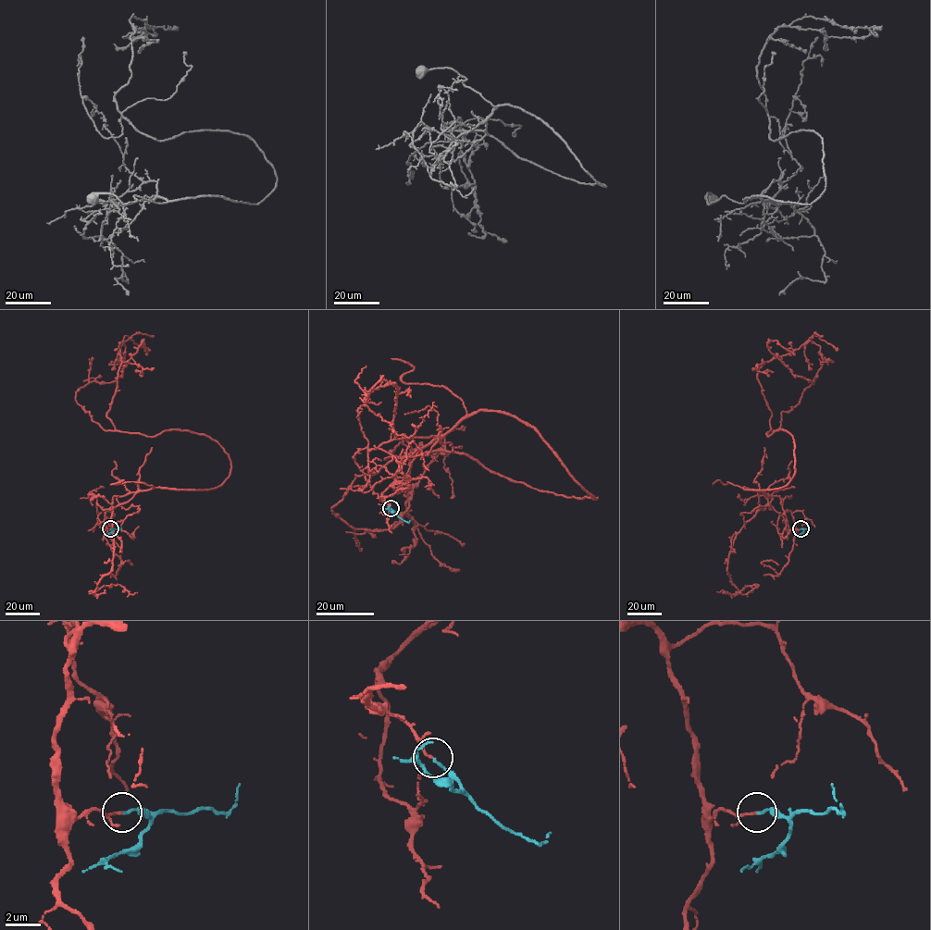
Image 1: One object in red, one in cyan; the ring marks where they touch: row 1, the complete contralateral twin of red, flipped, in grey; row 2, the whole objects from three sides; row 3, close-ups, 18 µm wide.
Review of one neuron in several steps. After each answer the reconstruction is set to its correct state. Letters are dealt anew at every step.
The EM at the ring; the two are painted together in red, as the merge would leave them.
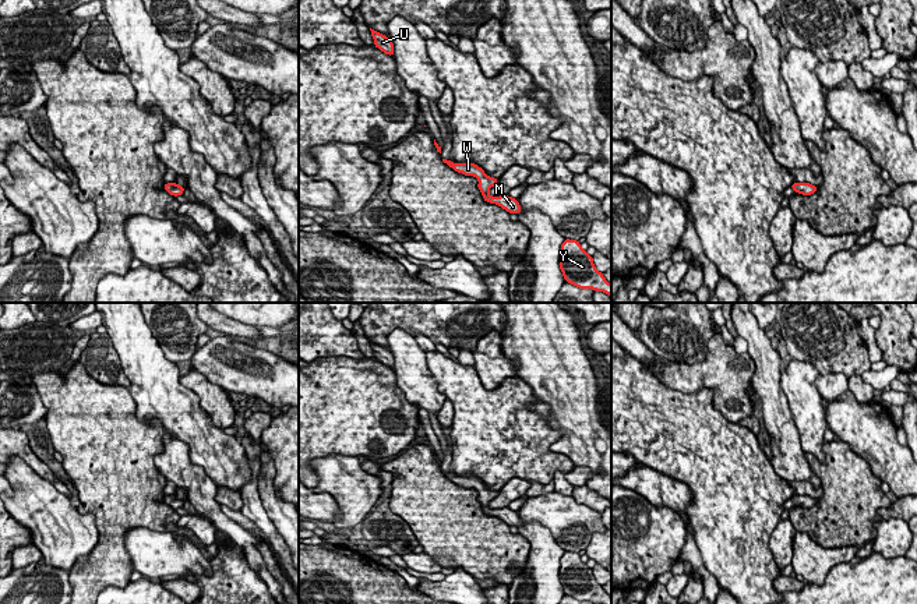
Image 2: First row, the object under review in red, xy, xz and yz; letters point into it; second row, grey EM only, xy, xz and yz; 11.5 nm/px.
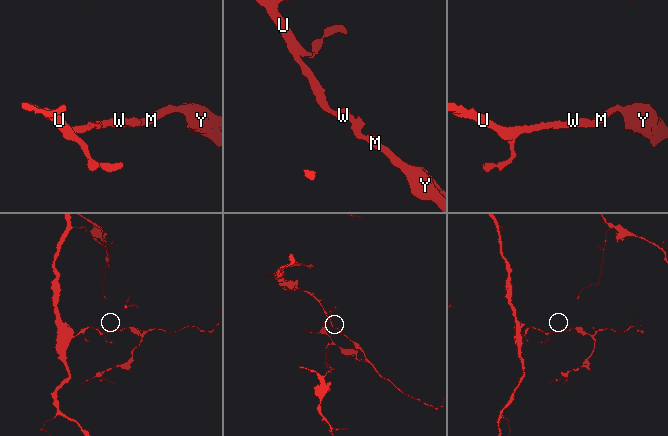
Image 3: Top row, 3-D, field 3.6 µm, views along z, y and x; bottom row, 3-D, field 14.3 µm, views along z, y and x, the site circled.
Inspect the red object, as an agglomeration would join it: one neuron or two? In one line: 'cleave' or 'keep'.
keep

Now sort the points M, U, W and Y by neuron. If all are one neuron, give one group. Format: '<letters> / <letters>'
M U W Y

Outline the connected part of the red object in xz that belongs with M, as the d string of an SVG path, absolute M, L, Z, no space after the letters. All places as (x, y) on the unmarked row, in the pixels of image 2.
M442 471L445 477L452 480L455 484L465 488L475 488L479 492L477 501L480 502L483 512L490 516L495 516L505 522L508 526L521 526L521 518L518 512L511 511L509 508L491 509L489 502L498 495L498 491L490 490L484 485L482 480L475 476L454 476L451 473Z

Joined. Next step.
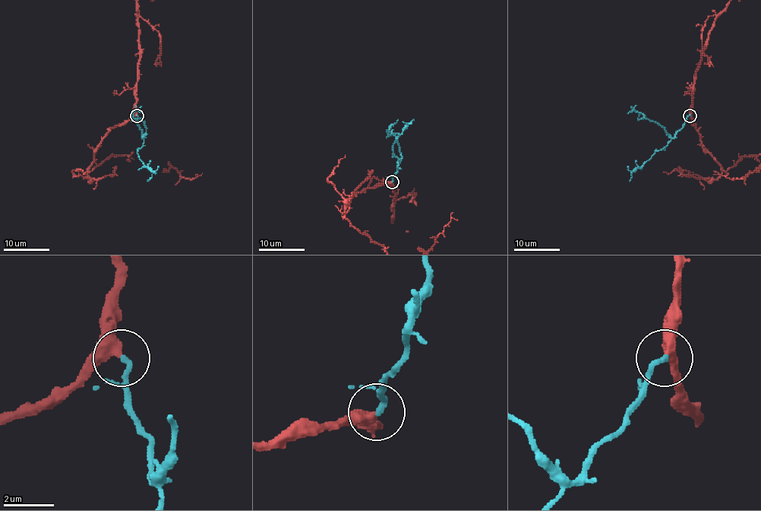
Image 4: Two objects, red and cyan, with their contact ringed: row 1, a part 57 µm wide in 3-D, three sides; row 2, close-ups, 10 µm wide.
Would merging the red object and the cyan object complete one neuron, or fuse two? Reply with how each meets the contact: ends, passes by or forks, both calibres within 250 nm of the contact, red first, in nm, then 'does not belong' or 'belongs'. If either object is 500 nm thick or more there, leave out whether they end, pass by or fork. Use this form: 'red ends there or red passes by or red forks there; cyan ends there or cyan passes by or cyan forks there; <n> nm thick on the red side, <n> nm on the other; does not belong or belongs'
red passes by; cyan ends there; 360 nm thick on the red side, 240 nm on the other; belongs

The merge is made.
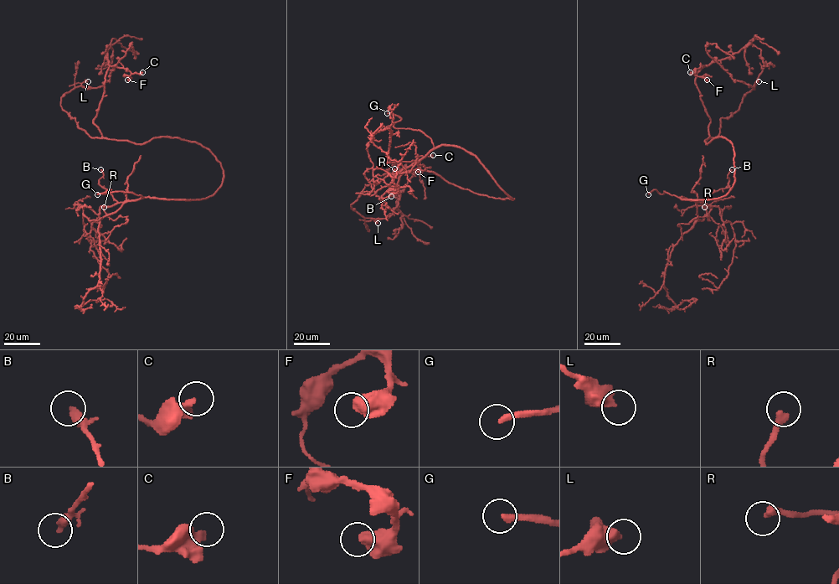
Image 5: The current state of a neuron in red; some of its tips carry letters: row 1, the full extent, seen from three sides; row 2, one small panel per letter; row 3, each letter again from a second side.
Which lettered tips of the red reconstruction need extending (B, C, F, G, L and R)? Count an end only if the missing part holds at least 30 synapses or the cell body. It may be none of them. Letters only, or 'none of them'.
G, R

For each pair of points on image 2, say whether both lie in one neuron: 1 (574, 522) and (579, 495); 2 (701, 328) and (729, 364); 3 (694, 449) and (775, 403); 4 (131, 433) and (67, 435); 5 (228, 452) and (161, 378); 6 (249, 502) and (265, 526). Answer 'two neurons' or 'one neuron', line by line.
1: two neurons
2: two neurons
3: two neurons
4: one neuron
5: one neuron
6: one neuron

